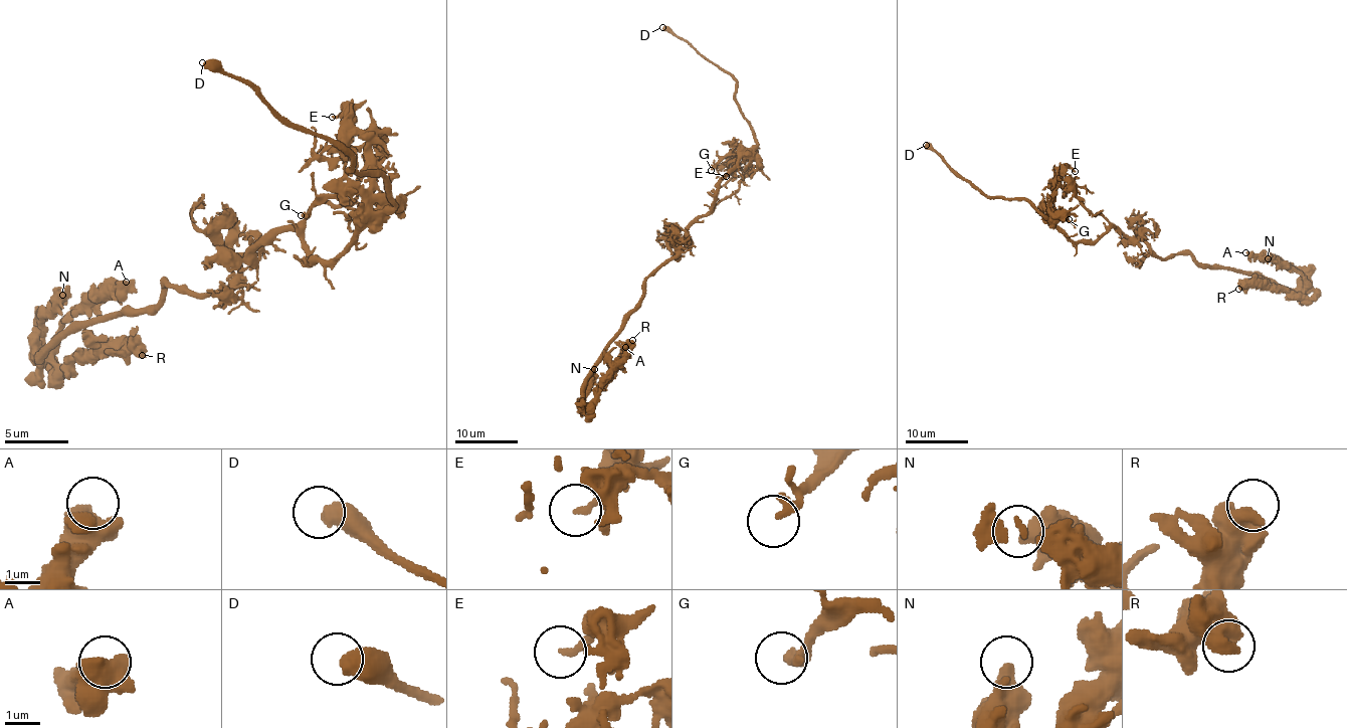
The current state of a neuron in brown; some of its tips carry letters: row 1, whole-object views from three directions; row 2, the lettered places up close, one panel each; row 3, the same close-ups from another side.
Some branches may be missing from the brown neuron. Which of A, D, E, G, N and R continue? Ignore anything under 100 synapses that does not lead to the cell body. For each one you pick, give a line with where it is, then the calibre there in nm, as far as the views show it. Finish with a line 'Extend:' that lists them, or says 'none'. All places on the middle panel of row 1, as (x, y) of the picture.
D: Place: (662, 27). Thickness 550 nm
Extend: D

